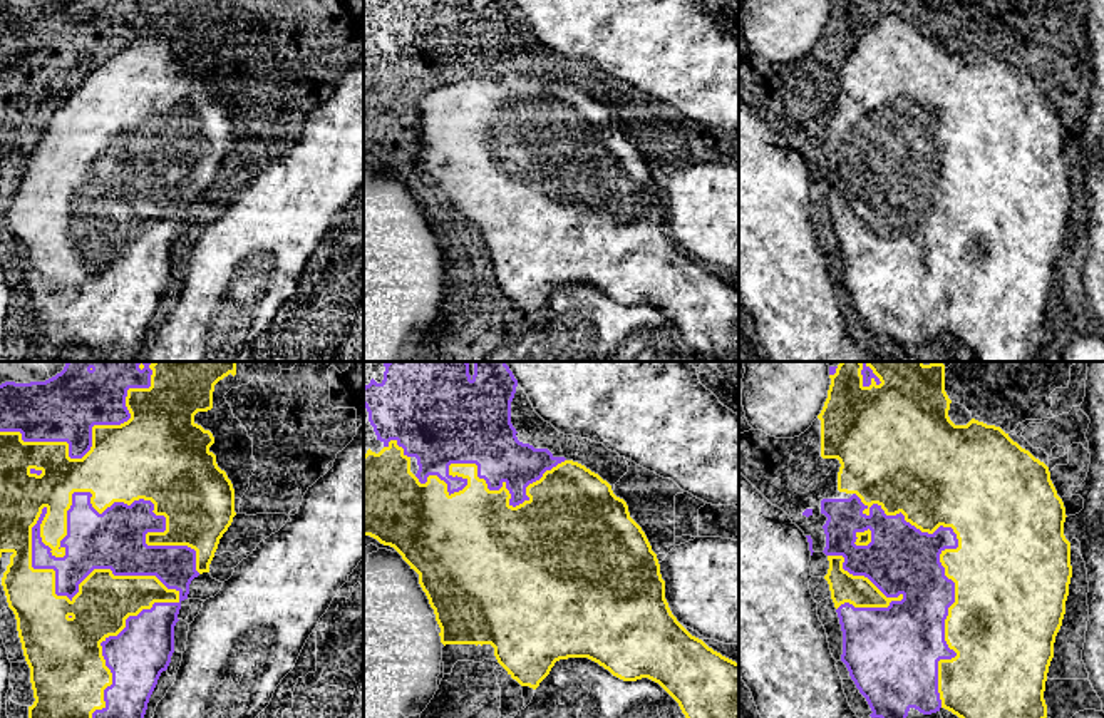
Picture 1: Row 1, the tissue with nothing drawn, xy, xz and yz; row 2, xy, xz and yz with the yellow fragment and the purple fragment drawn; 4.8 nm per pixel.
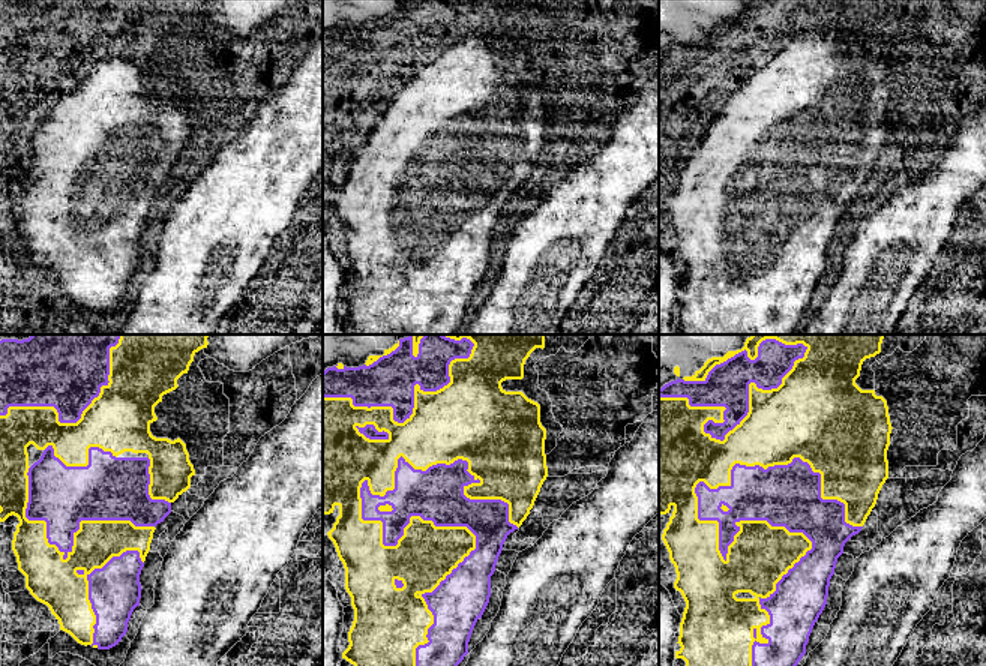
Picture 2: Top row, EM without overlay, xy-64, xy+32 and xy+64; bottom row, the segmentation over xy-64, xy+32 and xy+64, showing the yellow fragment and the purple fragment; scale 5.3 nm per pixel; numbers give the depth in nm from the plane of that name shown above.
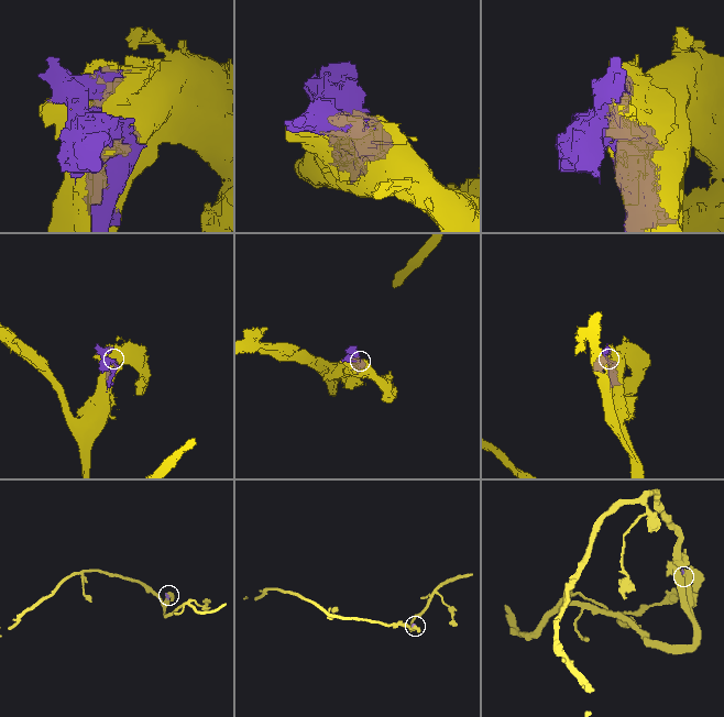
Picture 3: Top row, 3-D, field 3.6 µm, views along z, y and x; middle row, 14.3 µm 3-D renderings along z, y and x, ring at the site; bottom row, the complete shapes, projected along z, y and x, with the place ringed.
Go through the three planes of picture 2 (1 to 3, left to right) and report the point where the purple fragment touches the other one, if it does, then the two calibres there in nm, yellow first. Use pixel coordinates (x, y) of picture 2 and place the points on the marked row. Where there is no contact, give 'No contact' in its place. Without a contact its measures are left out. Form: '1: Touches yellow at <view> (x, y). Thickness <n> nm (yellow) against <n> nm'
1: Touches yellow at xy-64 (68, 552). Thickness 260 nm (yellow) against 240 nm
2: Touches yellow at xy+32 (401, 537). Thickness 320 nm (yellow) against 240 nm
3: Touches yellow at xy+64 (737, 533). Thickness 320 nm (yellow) against 280 nm

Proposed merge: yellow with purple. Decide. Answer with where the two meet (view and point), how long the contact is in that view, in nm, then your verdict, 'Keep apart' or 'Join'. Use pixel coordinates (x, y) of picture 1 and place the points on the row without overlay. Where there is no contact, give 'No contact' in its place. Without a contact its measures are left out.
Touches yellow at xy (111, 196). Shared border 1200 nm. Join

